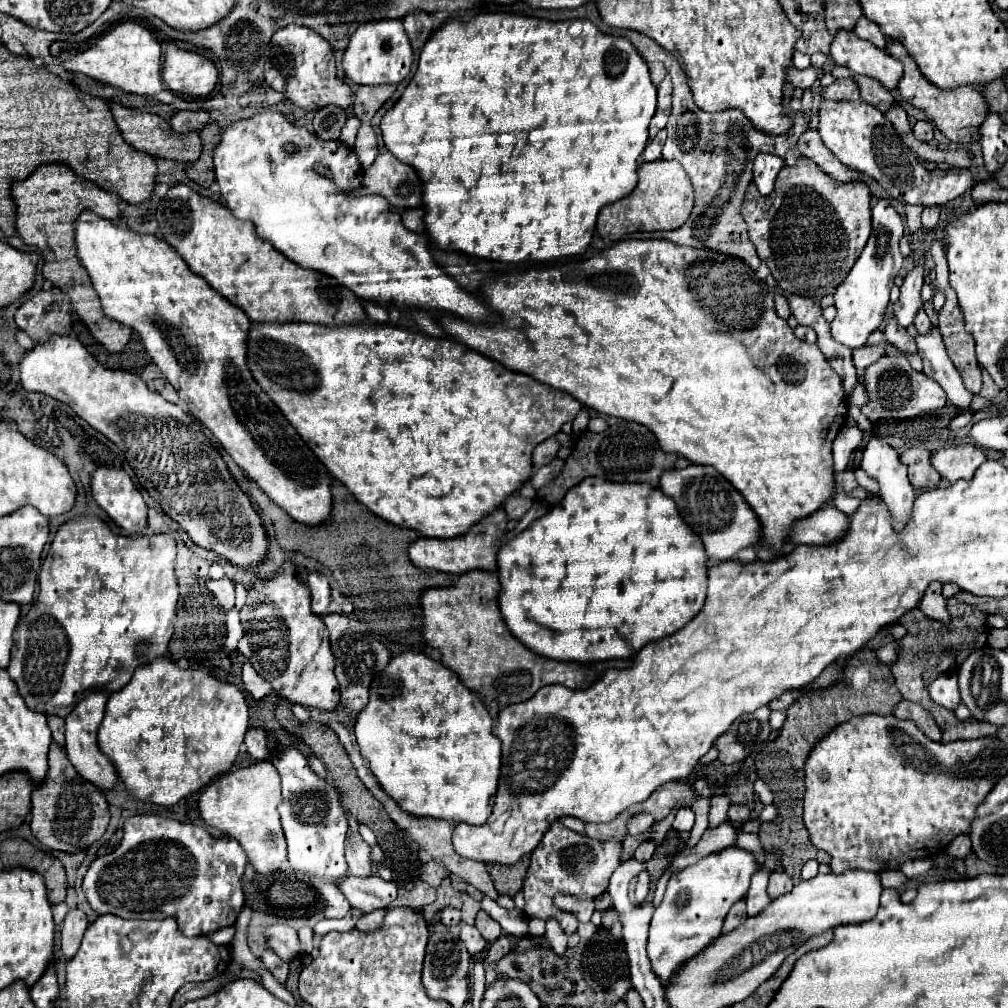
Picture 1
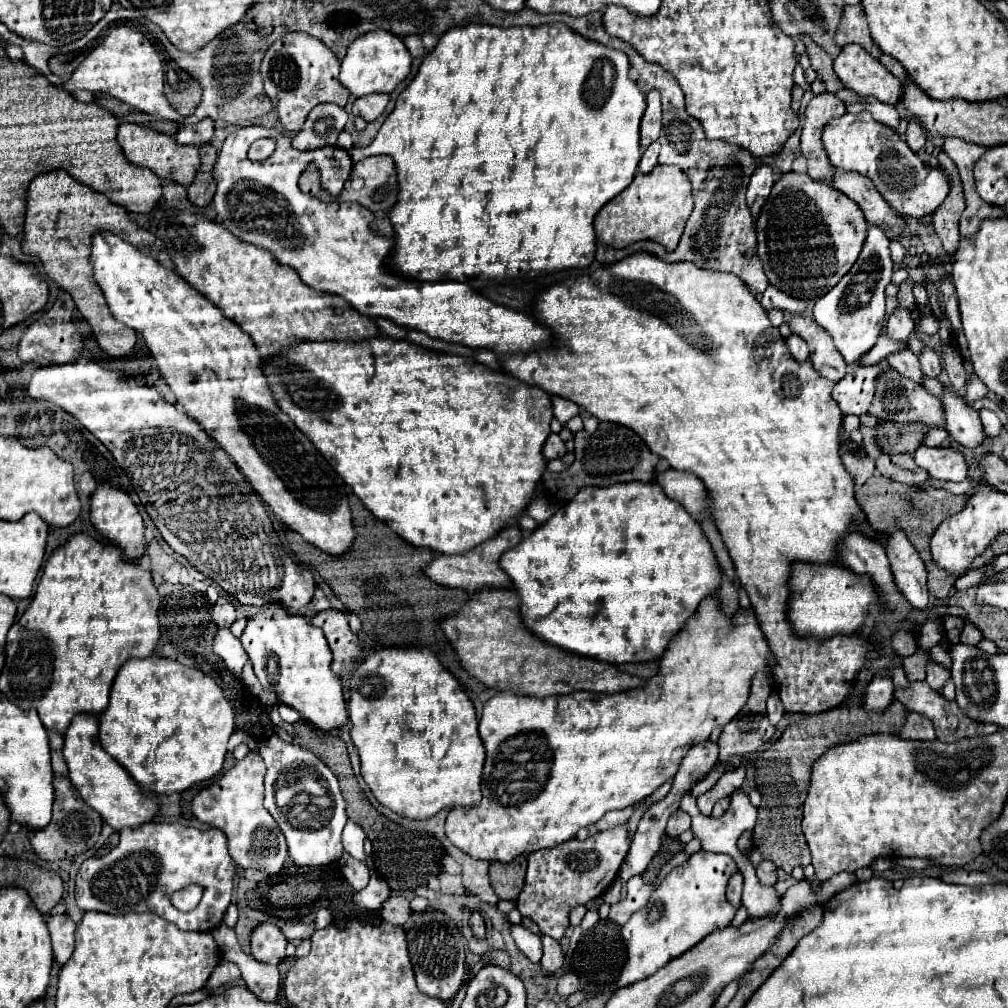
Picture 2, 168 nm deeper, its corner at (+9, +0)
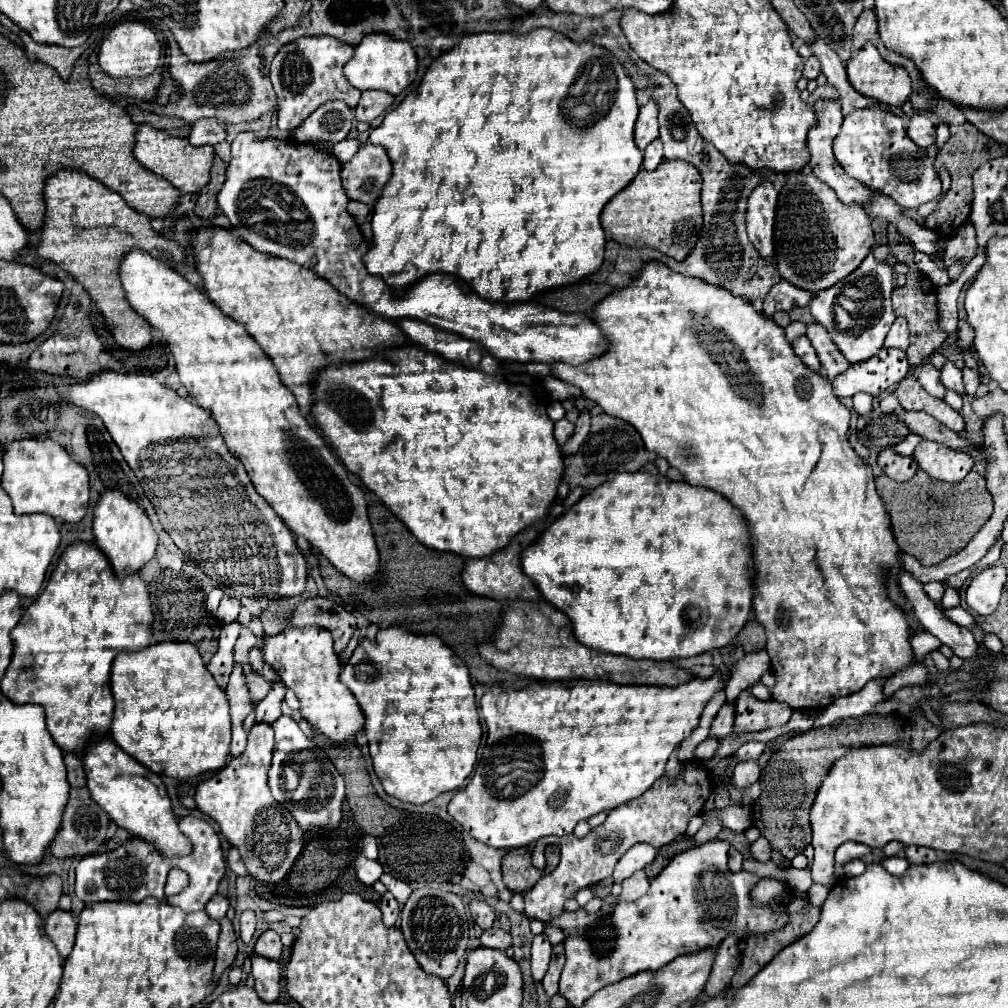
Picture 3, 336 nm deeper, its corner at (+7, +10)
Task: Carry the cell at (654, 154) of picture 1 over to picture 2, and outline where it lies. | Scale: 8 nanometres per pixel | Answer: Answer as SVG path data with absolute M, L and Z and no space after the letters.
M654 141L646 151L644 151L644 155L642 155L642 159L640 159L640 165L638 165L638 169L640 169L640 173L650 173L654 167L656 167L656 163L658 163L658 153L660 153L660 143L658 141Z

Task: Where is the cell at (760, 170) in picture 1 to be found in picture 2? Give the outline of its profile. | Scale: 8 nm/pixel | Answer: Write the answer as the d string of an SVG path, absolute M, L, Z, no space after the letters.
M768 165L758 167L750 179L748 193L746 193L746 203L748 203L748 209L752 213L752 219L758 219L758 213L764 207L770 191L772 191L772 185L774 185L772 169Z

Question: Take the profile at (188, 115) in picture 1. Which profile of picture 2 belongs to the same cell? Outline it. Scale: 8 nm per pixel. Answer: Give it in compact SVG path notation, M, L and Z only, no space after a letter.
M202 119L194 125L190 125L190 123L180 125L180 131L176 133L176 141L180 145L196 145L196 147L210 143L212 137L214 137L214 121L212 119Z

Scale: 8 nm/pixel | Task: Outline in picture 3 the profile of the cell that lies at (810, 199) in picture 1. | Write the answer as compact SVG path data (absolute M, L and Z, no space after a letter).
M794 171L786 175L786 183L778 195L776 221L774 221L774 249L780 277L784 277L786 281L790 281L800 289L818 293L850 275L870 253L872 245L874 245L874 233L870 227L870 217L860 205L842 205L836 193L826 183L818 181L818 177L812 175L812 171Z

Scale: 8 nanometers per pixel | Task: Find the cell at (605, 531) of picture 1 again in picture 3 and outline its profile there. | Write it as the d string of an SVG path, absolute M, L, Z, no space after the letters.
M646 471L620 473L614 481L608 481L606 485L598 485L598 489L584 493L582 499L574 507L570 507L564 515L560 515L554 523L550 523L542 531L538 541L528 545L520 557L524 573L538 587L544 599L548 599L562 613L566 613L582 645L590 649L606 651L612 655L626 655L634 659L654 659L654 661L700 655L704 651L724 647L732 641L732 637L748 621L748 615L752 609L752 579L750 579L752 561L750 559L752 559L750 557L750 535L748 535L746 521L742 519L738 509L732 509L732 505L726 499L722 499L718 493L710 489L670 481L664 475L650 475Z

